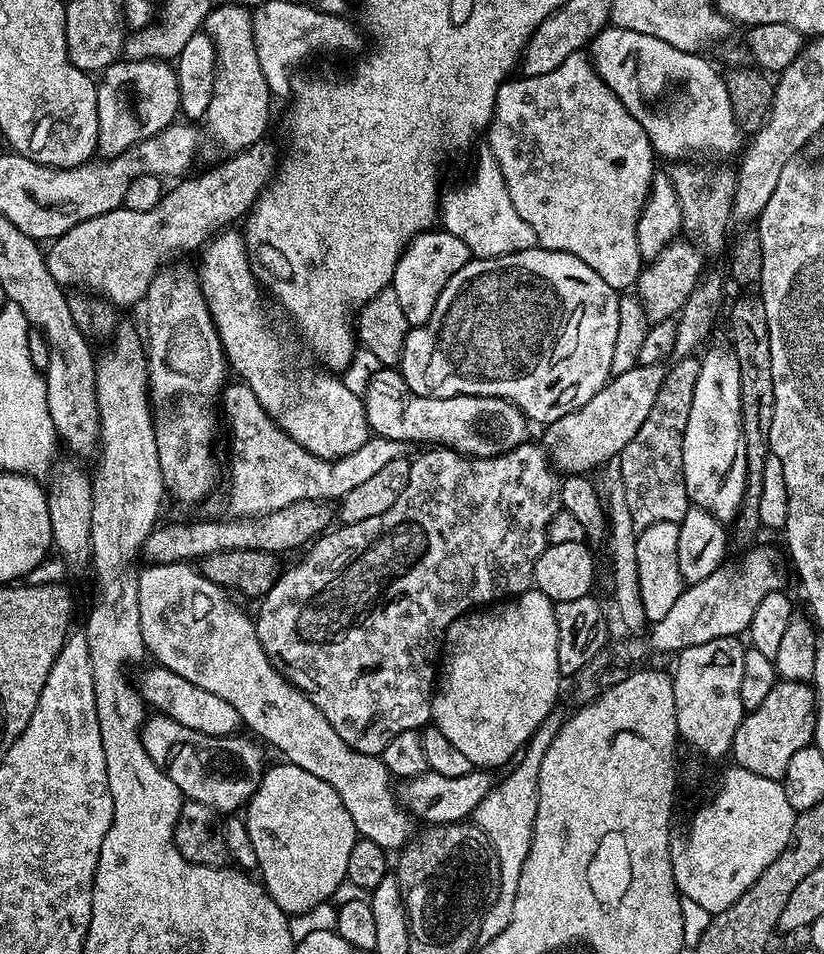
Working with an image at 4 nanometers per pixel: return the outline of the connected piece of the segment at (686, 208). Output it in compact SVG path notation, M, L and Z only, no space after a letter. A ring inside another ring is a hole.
M676 162L671 165L670 175L674 194L678 194L678 206L682 210L680 227L687 239L700 249L701 253L716 256L725 251L730 236L724 231L733 223L732 203L736 189L736 173L728 168L699 168L696 162Z

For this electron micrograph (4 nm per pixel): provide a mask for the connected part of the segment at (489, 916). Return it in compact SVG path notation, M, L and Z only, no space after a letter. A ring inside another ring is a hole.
M550 715L541 722L538 730L524 745L518 759L507 769L508 777L501 784L500 781L493 783L491 791L486 794L486 798L482 798L482 802L478 802L470 817L471 823L477 824L492 844L500 871L498 895L484 913L482 932L488 938L502 934L510 922L510 914L514 914L518 874L522 874L522 862L526 862L526 854L530 854L534 818L538 810L538 770L542 770L542 758L546 758L546 750L550 750L550 742L554 742L560 729L562 720L558 716Z

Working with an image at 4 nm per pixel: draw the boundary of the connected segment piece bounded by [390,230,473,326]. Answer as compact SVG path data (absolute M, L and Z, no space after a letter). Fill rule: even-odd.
M443 230L419 232L406 245L396 263L390 286L394 294L398 294L398 302L406 314L408 325L415 326L427 322L430 314L434 314L438 294L446 290L446 282L450 282L450 278L454 278L454 274L458 274L458 270L462 270L462 266L466 266L471 259L472 251L466 246L466 242Z

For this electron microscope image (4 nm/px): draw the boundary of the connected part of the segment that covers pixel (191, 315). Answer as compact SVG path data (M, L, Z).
M184 268L177 272L168 271L156 273L142 304L148 311L146 355L151 399L159 405L179 396L219 397L229 379L230 369L224 357L220 332L212 321L208 303L204 301L200 281L196 278L184 280L188 276Z

